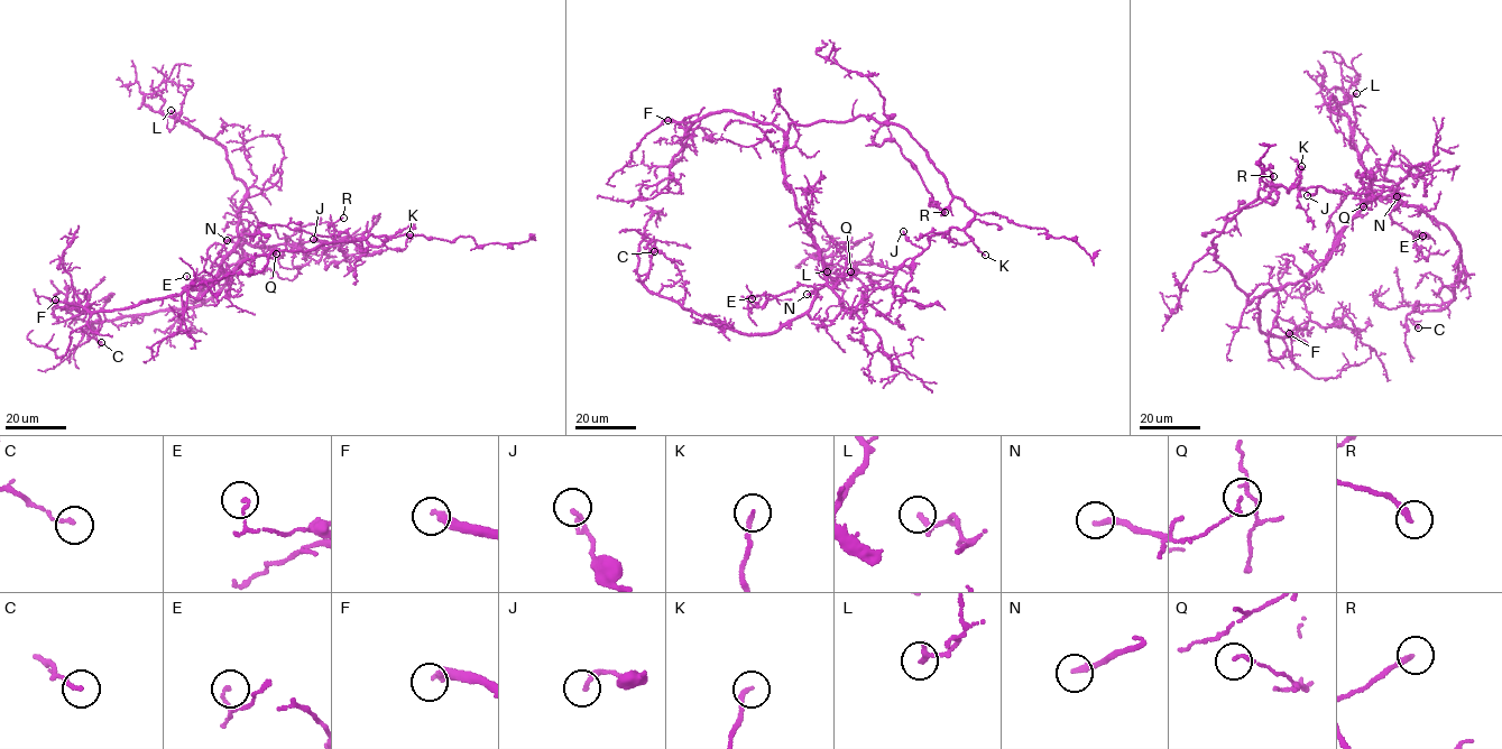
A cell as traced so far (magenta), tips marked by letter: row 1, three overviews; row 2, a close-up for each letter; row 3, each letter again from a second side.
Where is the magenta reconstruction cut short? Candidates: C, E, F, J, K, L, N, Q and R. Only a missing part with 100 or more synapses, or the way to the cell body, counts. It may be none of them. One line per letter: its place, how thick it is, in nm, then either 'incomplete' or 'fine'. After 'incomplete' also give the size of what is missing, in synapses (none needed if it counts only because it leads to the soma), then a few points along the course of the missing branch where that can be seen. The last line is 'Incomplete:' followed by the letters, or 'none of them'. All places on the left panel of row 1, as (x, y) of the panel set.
C: at (101, 342); 150 nm thick; fine
E: at (186, 276); 130 nm thick; fine
F: at (55, 299); 240 nm thick; incomplete; missing branch runs (55, 299), (39, 296), (35, 304), (27, 305), (25, 301)
J: at (313, 239); 90 nm thick; fine
K: at (409, 234); 190 nm thick; fine
L: at (171, 110); 140 nm thick; fine
N: at (227, 240); 240 nm thick; fine
Q: at (276, 253); 90 nm thick; fine
R: at (343, 218); 240 nm thick; fine
Incomplete: F

